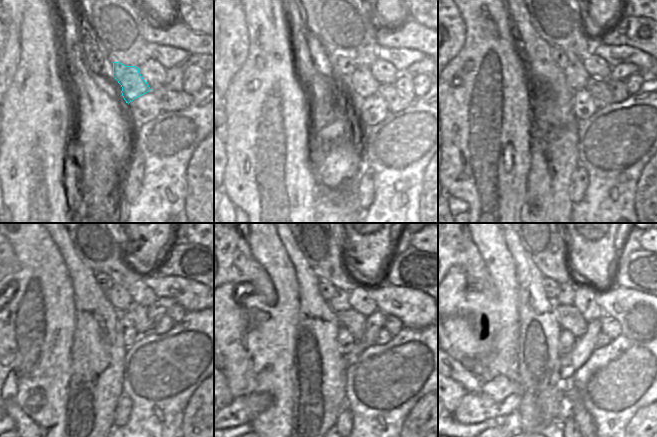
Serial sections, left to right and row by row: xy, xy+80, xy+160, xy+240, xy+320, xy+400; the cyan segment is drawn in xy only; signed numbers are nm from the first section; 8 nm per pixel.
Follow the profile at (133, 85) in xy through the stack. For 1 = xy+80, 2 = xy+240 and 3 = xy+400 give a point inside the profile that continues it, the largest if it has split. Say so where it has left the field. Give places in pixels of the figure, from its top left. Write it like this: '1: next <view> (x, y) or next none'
1: next xy+80 (365, 79)
2: next xy+240 (118, 295)
3: next xy+400 (566, 295)

